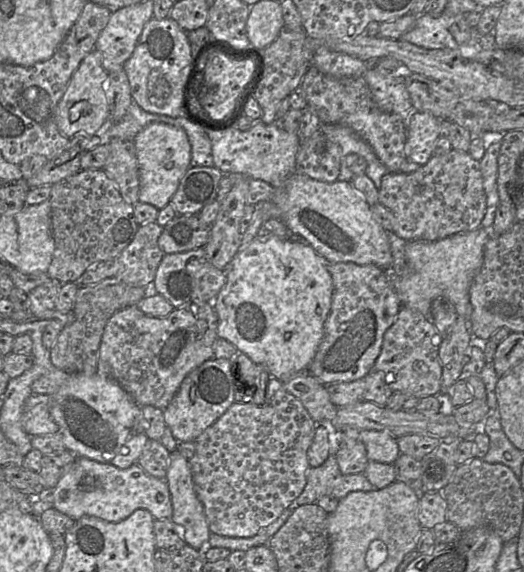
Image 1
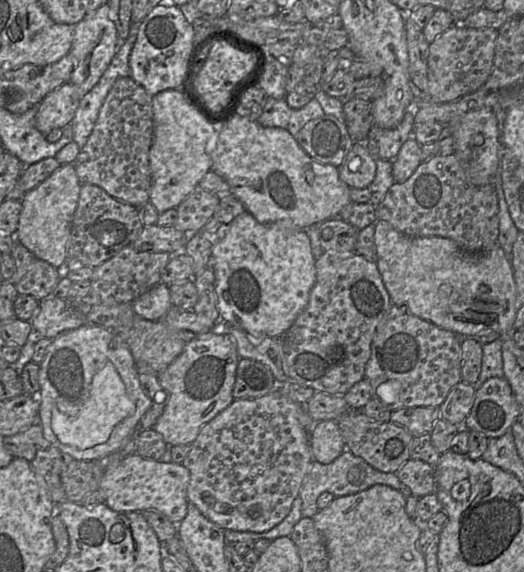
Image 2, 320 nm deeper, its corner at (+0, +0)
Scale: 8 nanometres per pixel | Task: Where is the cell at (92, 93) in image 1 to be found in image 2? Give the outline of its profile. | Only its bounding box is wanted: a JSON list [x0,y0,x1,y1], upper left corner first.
[35,82,81,135]

